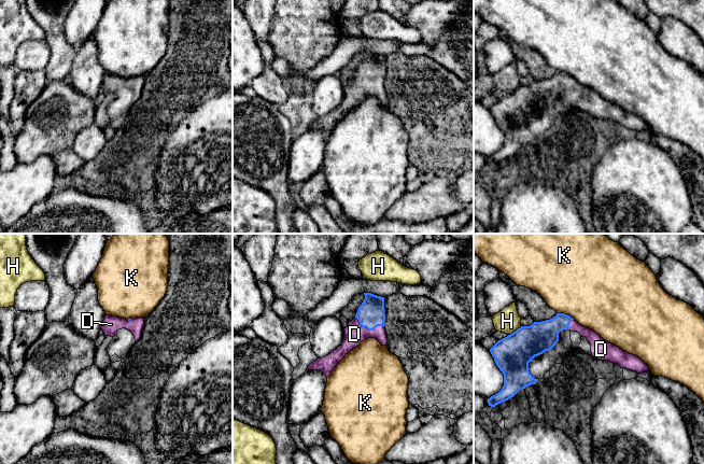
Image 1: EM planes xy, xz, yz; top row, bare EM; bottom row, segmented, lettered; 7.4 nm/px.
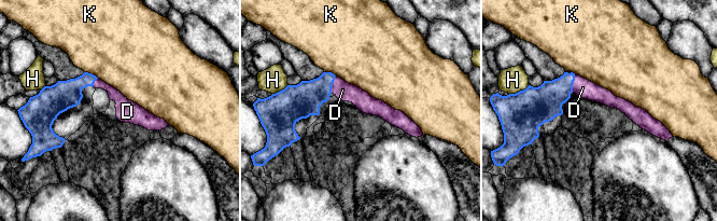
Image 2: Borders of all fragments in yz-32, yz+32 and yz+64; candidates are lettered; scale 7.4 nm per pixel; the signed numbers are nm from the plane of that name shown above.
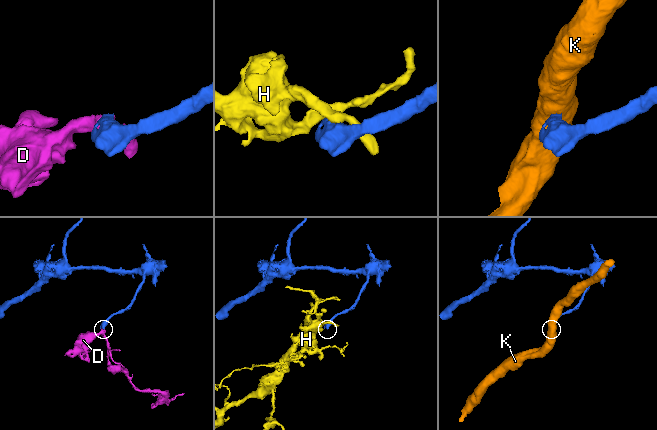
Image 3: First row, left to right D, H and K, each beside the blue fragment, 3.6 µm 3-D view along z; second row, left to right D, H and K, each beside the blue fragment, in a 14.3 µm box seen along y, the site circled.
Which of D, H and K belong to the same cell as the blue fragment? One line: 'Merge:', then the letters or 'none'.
Merge: D

